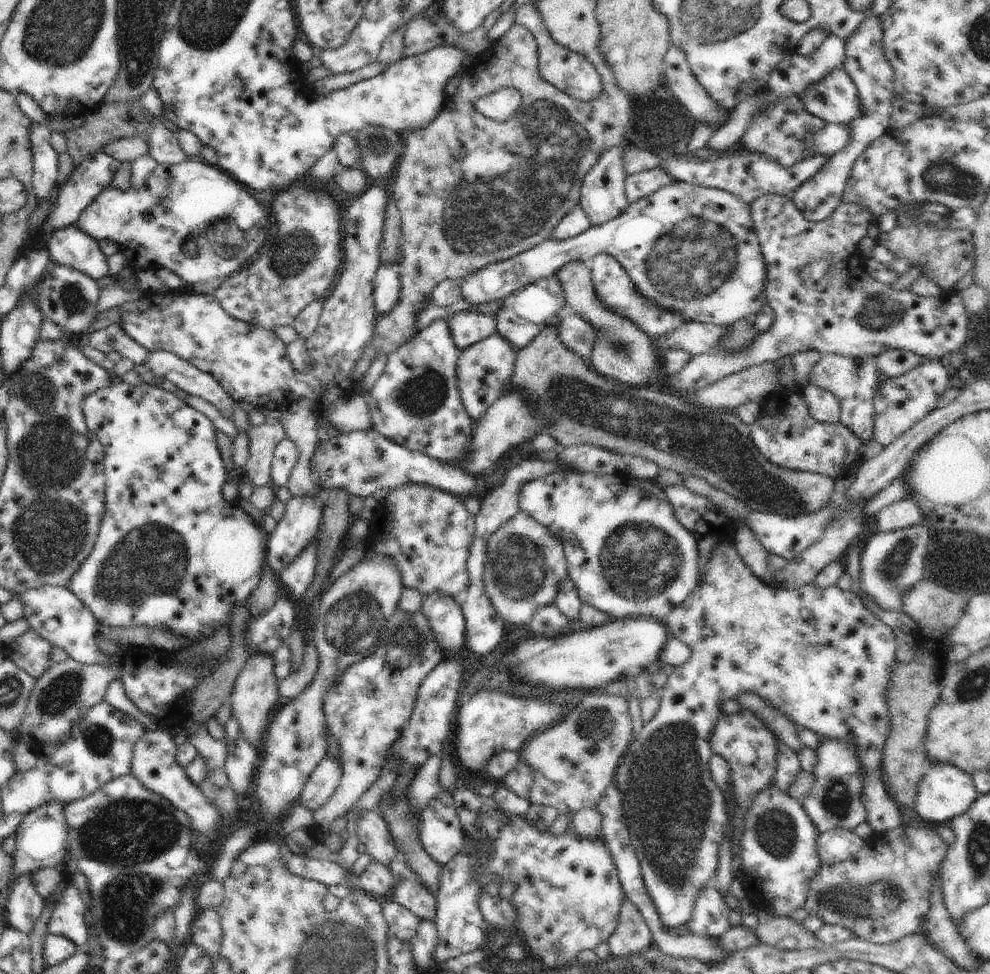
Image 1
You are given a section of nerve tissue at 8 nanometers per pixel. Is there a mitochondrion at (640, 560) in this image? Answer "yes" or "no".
yes

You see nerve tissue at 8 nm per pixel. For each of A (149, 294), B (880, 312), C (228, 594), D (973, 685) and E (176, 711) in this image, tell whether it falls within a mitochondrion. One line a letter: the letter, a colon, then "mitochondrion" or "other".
A: other
B: mitochondrion
C: other
D: mitochondrion
E: other

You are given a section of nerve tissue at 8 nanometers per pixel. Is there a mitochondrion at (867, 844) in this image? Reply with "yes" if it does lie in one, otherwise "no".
no

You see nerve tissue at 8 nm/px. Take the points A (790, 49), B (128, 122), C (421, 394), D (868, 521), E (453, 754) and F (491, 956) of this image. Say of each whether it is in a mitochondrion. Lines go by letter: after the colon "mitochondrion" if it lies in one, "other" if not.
A: other
B: mitochondrion
C: mitochondrion
D: other
E: other
F: other

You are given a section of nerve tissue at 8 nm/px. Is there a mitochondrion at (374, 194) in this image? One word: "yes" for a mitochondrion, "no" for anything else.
no

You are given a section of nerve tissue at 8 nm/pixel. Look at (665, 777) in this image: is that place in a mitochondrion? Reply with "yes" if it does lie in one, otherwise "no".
yes

